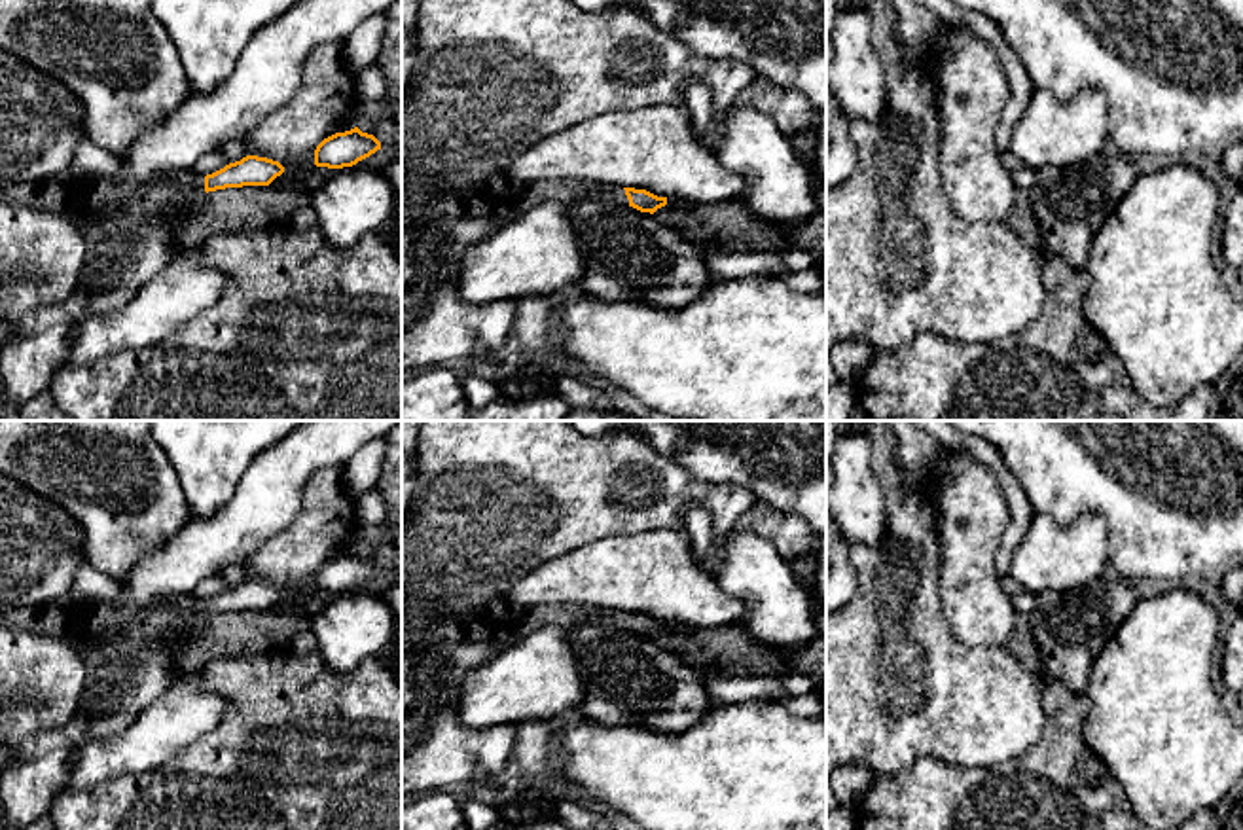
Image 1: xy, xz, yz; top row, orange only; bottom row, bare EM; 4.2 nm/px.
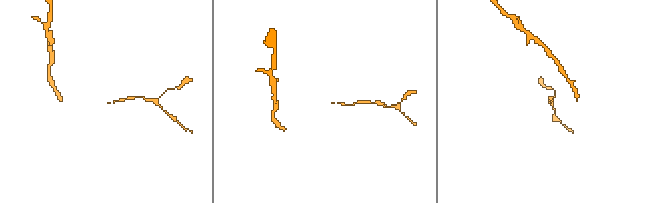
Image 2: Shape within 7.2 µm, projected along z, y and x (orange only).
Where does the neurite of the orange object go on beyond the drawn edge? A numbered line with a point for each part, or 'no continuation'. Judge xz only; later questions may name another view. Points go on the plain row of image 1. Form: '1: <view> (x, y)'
1: xz (611, 616)

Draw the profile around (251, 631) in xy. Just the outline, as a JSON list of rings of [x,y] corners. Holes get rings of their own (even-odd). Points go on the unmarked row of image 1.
[[[320,591],[296,612],[243,610],[208,616],[199,633],[172,650],[176,678],[203,671],[214,658],[263,654],[284,648],[335,597]]]

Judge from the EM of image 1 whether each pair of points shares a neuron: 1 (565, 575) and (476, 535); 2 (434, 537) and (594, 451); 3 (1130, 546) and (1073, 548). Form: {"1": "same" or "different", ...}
{"1": "different", "2": "same", "3": "different"}

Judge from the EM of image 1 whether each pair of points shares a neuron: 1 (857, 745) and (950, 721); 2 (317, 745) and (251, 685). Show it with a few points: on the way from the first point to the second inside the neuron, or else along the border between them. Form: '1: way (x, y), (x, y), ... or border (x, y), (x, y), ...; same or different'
1: way (880, 722), (927, 721); same
2: way (302, 728), (268, 694); same

